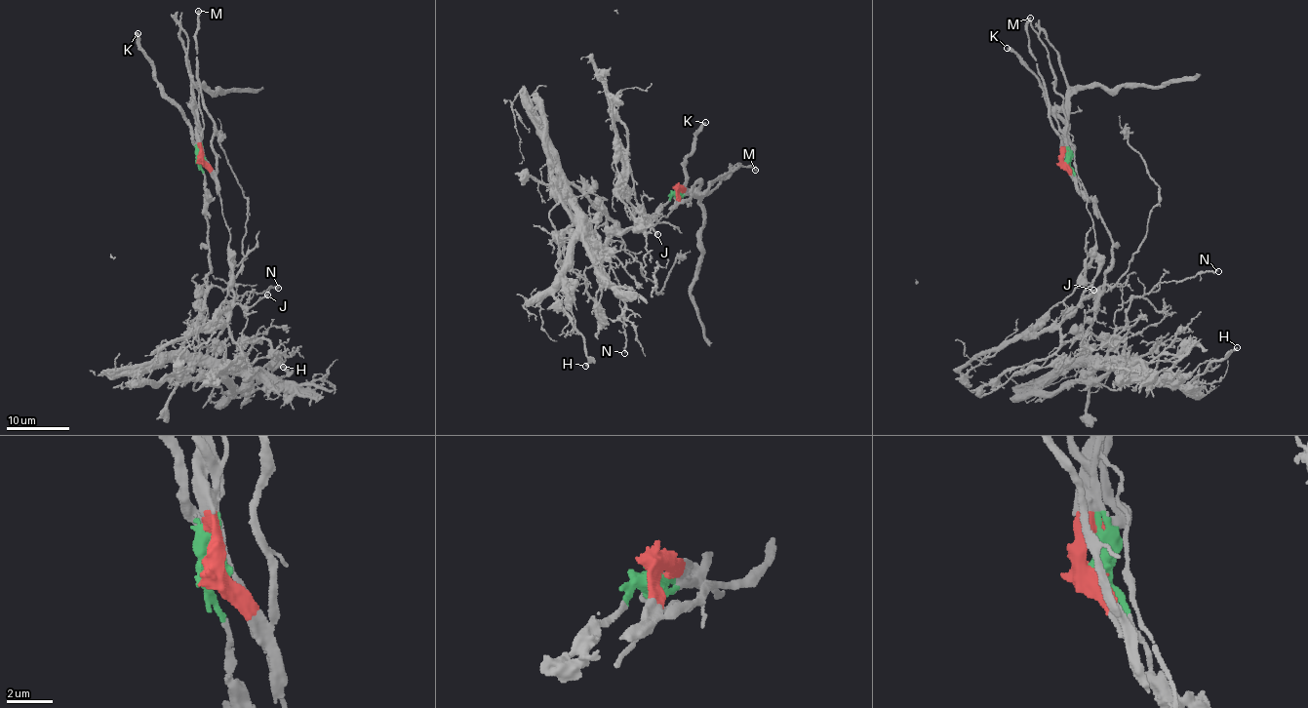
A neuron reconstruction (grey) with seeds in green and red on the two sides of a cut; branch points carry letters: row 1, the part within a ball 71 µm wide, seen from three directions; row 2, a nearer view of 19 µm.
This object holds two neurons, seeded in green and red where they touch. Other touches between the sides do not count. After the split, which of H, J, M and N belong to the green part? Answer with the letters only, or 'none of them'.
H, J, N

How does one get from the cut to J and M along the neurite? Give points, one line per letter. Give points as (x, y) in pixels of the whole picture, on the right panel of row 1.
J: (1064, 163), (1071, 145), (1095, 235), (1097, 275), (1092, 287), (1083, 294), (1080, 305), (1094, 290)
M: (1064, 163), (1071, 174), (1062, 138), (1050, 115), (1045, 83), (1030, 48), (1026, 20), (1031, 18)

